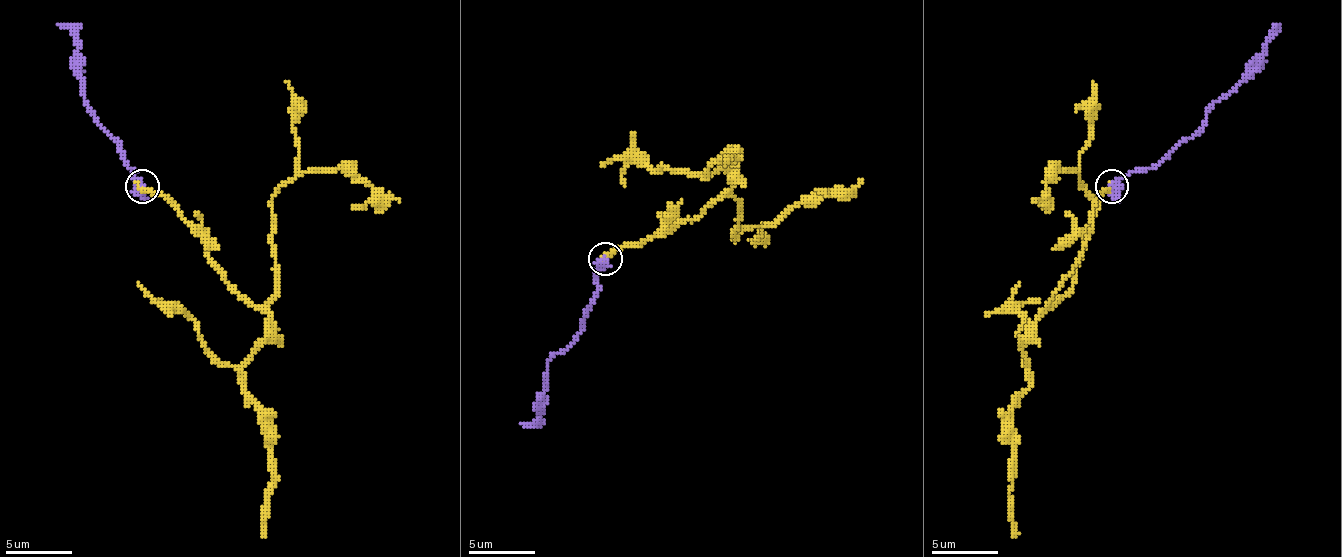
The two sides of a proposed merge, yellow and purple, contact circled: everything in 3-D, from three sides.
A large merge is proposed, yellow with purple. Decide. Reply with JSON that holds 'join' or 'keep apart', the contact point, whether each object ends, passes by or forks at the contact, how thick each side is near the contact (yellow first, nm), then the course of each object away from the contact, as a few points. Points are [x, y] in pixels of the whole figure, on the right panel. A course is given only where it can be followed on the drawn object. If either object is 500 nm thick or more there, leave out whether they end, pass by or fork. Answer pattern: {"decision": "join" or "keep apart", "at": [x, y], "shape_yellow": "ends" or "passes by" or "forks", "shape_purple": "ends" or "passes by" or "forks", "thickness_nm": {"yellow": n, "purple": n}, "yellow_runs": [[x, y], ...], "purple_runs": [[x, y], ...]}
{"decision": "keep apart", "at": [1112, 186], "shape_yellow": "ends", "shape_purple": "passes by", "thickness_nm": {"yellow": 240, "purple": 480}, "yellow_runs": [[1112, 185], [1099, 195], [1072, 285], [1052, 305], [1092, 225], [1092, 195], [1076, 172], [1056, 168], [1032, 202]], "purple_runs": [[1112, 185], [1133, 172], [1156, 168], [1186, 141], [1216, 101], [1243, 78], [1276, 24]]}

